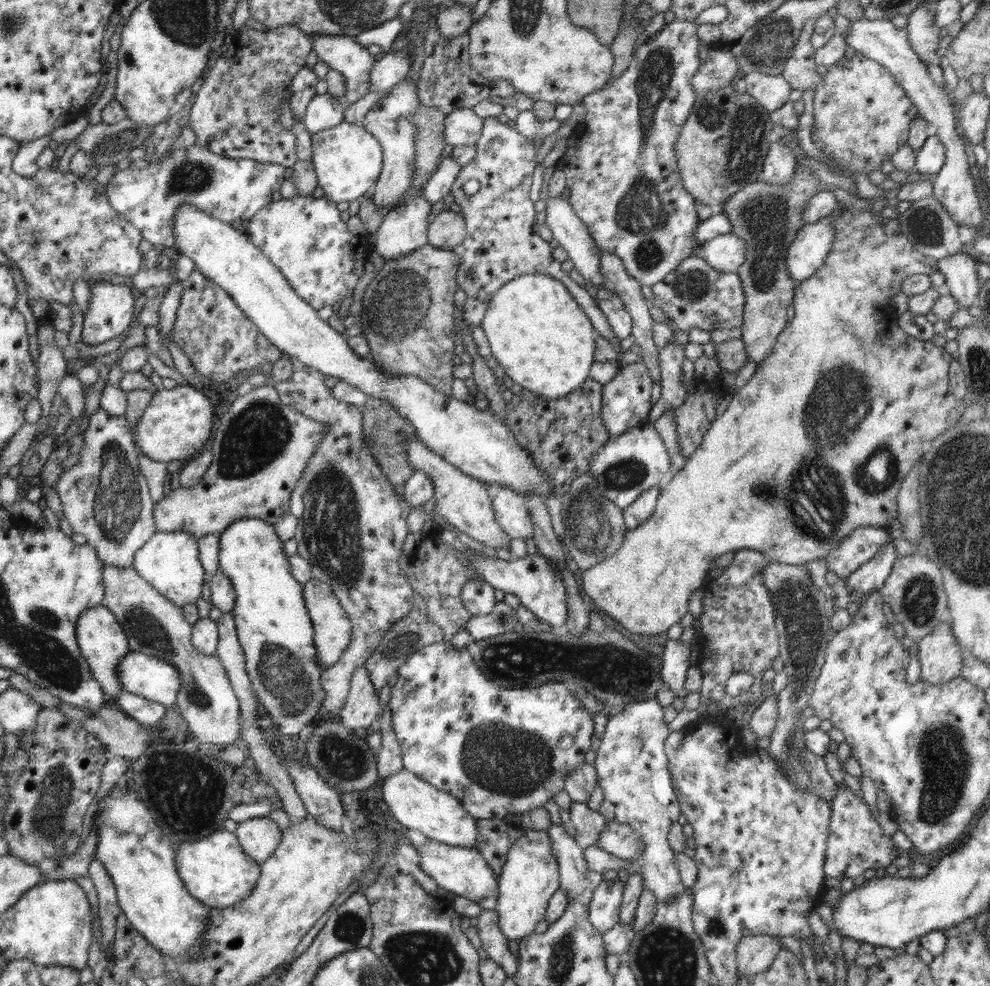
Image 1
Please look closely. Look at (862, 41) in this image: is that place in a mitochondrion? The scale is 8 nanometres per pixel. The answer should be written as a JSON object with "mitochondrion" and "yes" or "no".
{"mitochondrion":"no"}

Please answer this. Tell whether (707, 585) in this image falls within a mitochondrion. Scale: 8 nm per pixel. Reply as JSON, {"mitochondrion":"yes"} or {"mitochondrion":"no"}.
{"mitochondrion":"no"}

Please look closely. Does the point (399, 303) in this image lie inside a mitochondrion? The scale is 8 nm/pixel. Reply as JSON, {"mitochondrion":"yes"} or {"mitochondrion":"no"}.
{"mitochondrion":"yes"}

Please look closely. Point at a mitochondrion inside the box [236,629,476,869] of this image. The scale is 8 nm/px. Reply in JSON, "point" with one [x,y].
{"point":[284,673]}

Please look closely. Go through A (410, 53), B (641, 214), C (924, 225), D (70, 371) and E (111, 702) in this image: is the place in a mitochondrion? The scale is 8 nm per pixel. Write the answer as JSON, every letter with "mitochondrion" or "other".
{"A":"other","B":"mitochondrion","C":"mitochondrion","D":"other","E":"other"}

